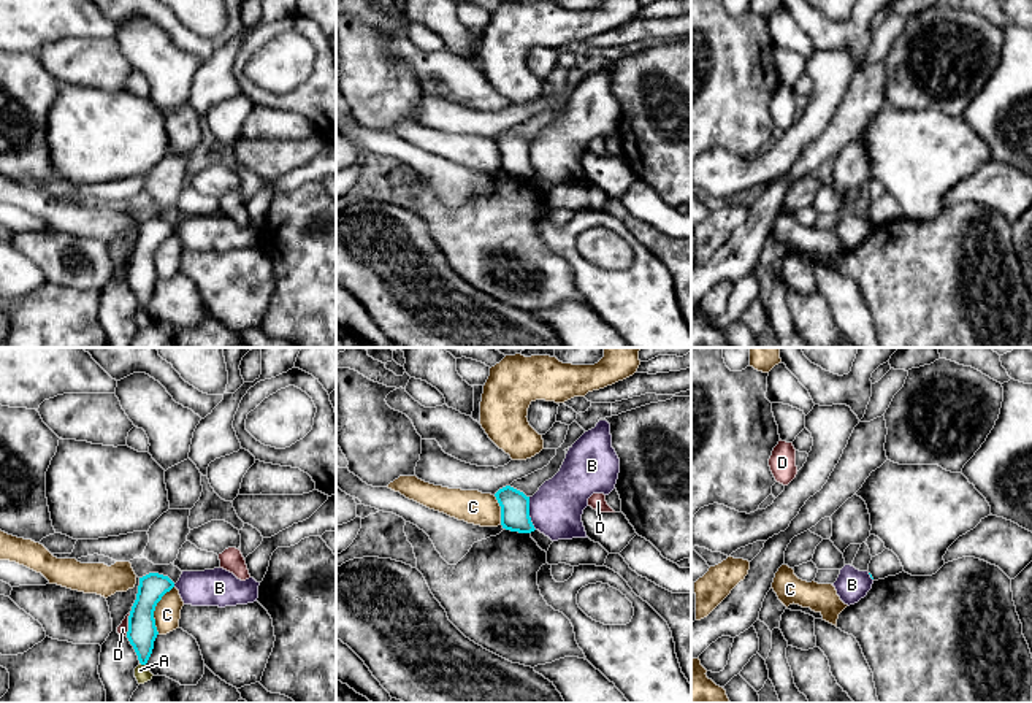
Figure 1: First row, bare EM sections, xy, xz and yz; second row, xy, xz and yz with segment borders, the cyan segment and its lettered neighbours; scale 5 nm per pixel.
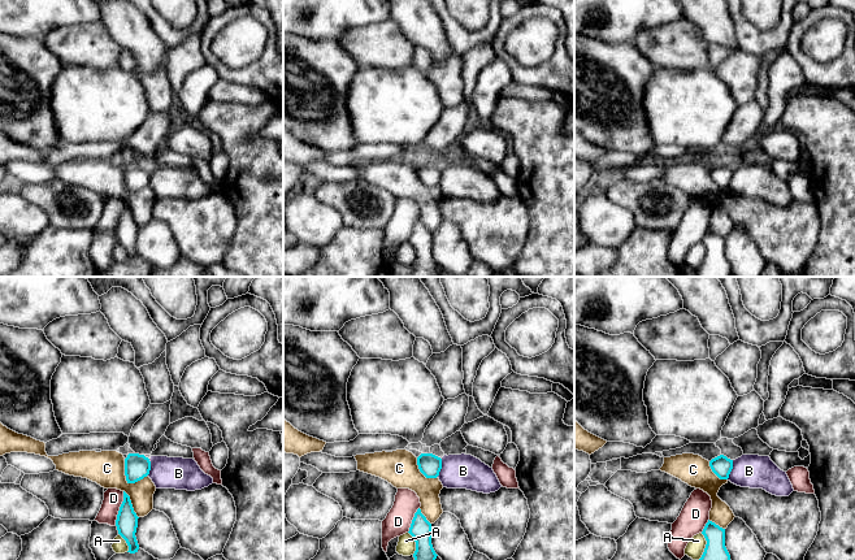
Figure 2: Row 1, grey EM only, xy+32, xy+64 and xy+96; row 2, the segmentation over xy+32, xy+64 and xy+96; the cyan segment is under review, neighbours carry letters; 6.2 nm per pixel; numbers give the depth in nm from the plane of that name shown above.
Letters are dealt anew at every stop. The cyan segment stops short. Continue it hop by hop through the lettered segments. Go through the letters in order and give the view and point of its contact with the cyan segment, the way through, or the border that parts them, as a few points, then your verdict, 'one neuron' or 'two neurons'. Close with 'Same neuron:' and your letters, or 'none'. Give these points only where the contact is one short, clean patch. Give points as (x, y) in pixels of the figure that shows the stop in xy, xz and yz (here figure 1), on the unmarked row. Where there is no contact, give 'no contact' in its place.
A: xy (143, 308) | along xy (140, 307), (145, 310) | two neurons
B: xz (528, 157) | along xz (528, 142), (528, 161), (536, 173) | two neurons
C: xy (154, 254) | two neurons
D: xy (129, 268) | along xy (130, 257), (126, 280) | two neurons
Same neuron: none

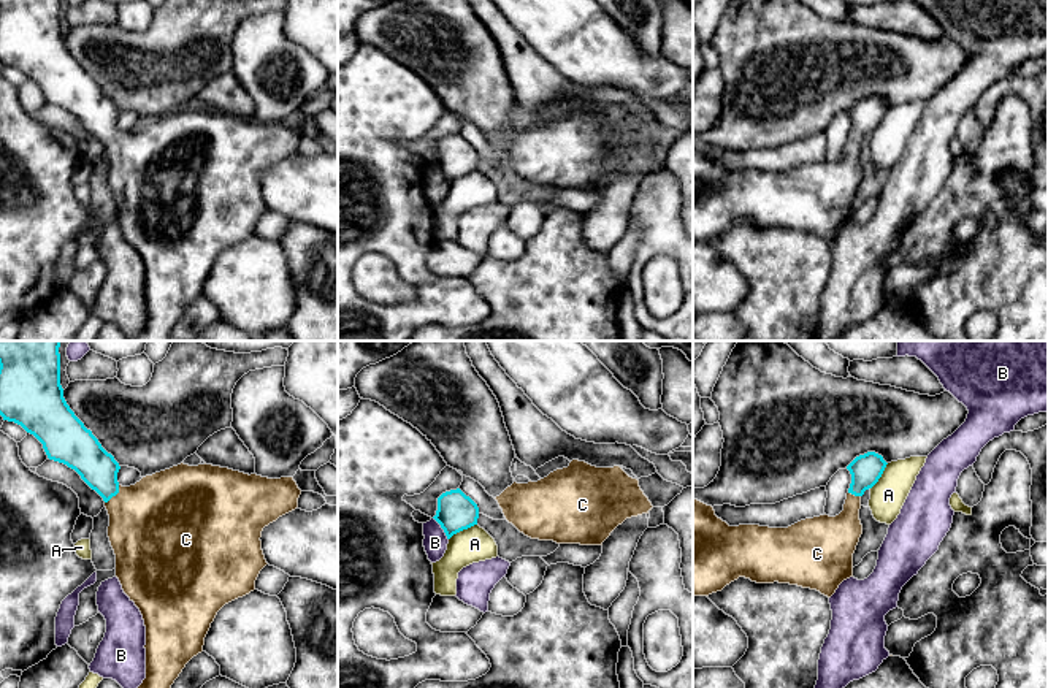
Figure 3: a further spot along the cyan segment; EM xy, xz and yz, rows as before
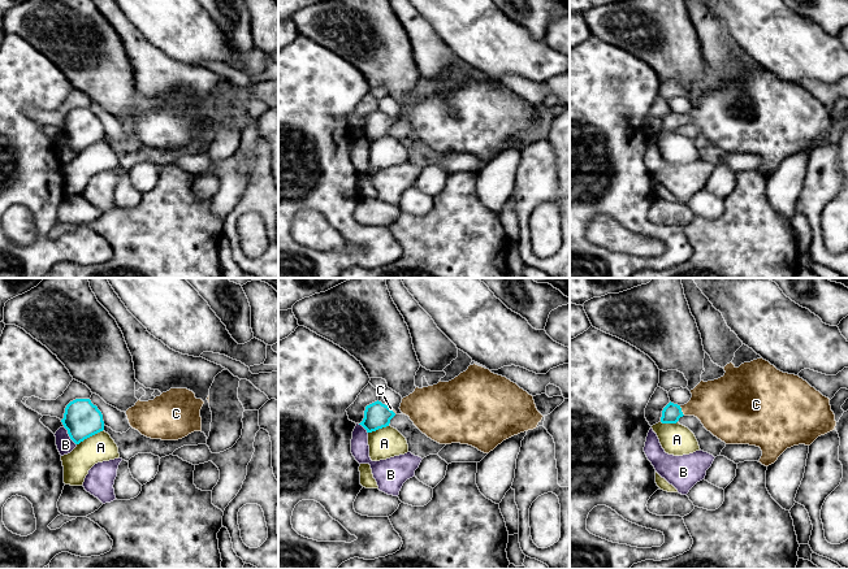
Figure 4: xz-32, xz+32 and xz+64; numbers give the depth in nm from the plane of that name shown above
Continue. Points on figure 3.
A: xz (462, 175) | along xz (476, 168), (457, 176), (449, 184) | two neurons
B: xz (441, 172) | two neurons
C: xy (114, 140) | across xy (97, 113), (114, 140), (154, 168) | one neuron
Same neuron: C

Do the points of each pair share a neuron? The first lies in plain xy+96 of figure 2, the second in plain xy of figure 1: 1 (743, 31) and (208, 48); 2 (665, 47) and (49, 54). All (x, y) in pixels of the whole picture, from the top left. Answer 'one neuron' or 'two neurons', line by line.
1: one neuron
2: one neuron

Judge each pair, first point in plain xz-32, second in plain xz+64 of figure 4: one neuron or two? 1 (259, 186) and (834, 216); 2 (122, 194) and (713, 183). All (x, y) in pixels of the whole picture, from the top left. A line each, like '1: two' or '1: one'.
1: two
2: two

